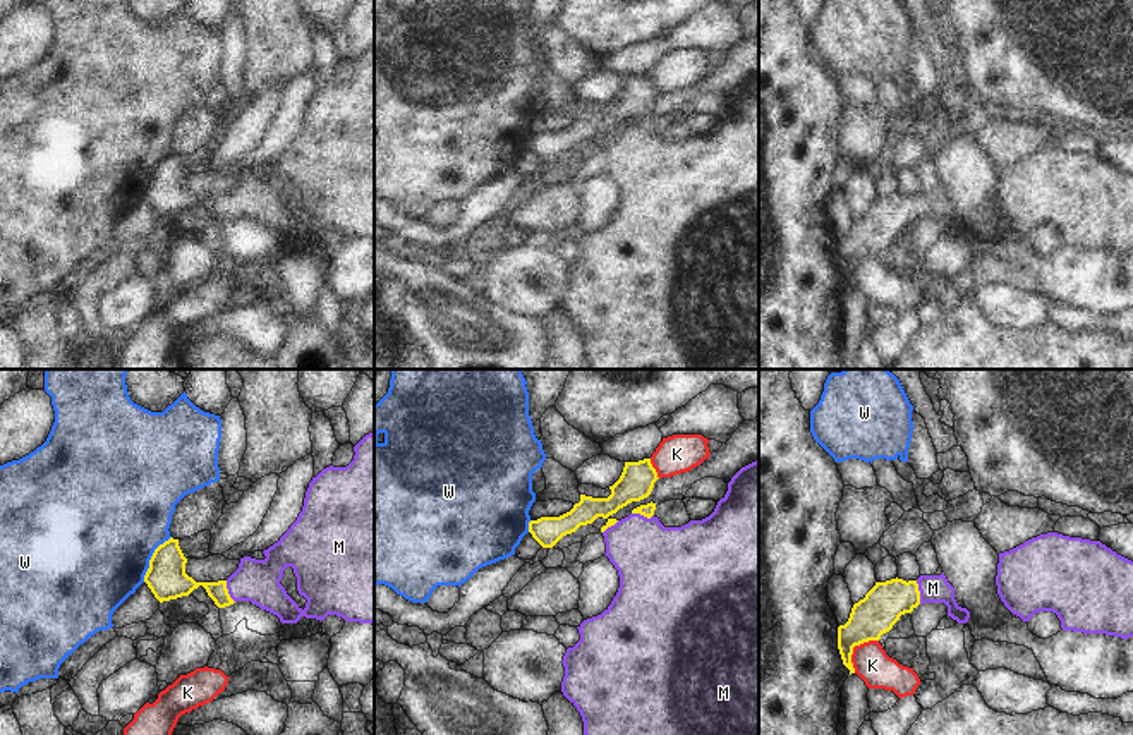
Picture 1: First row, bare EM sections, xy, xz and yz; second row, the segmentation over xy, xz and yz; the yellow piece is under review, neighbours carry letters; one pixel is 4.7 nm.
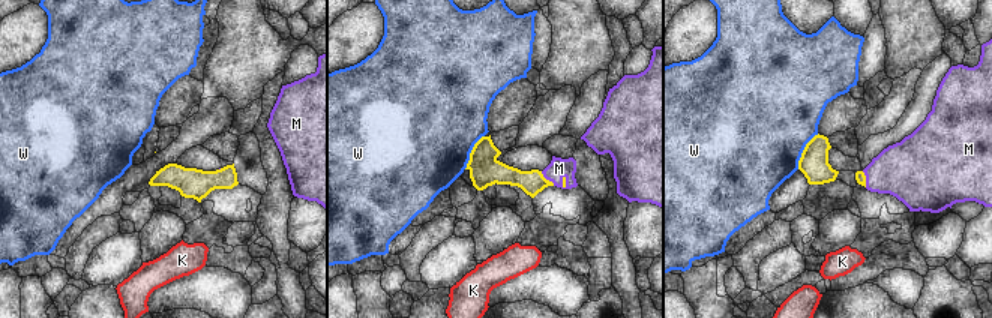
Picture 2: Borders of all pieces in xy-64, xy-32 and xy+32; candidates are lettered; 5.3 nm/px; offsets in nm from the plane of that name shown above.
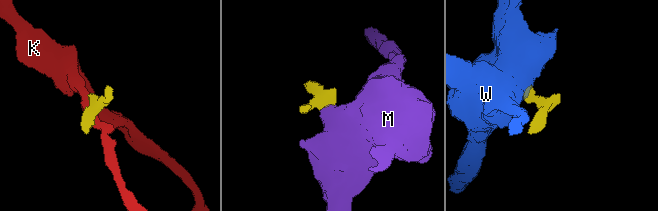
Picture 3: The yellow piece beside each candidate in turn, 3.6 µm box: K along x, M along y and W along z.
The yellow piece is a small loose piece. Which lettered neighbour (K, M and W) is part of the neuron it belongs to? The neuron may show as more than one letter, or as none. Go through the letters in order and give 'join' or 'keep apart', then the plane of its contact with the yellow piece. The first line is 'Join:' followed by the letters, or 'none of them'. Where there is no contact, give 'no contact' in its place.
Join: M
K: keep apart; meets yellow in yz
M: join; meets yellow in yz
W: keep apart; meets yellow in xy

